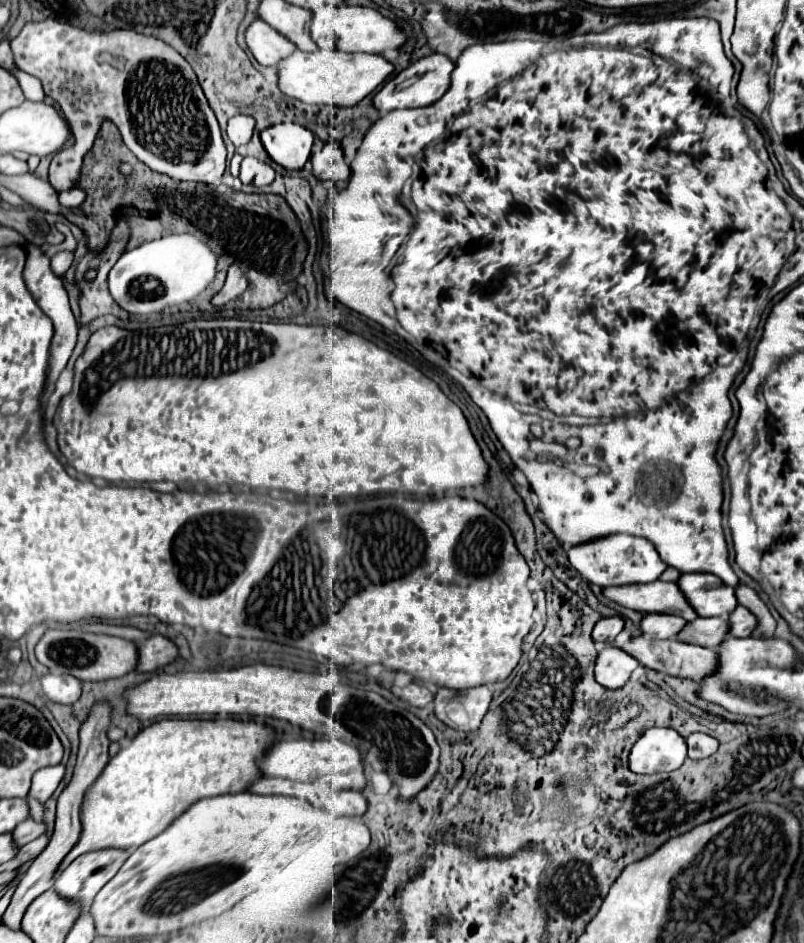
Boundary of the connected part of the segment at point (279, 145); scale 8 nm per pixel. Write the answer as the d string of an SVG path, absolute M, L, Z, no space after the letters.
M280 123L264 129L260 133L262 143L278 165L284 169L296 171L302 169L304 163L310 159L310 147L314 141L312 131L296 123Z

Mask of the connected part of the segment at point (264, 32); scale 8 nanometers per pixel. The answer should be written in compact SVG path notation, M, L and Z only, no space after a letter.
M256 19L248 27L246 43L248 43L252 55L256 57L256 61L266 67L278 65L284 57L292 55L292 51L296 49L296 45L288 37L280 35L274 27L264 23L262 19Z

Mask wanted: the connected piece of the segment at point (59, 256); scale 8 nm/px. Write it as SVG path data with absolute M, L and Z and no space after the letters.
M62 251L62 253L56 253L50 261L52 261L52 271L56 271L60 277L64 277L66 271L70 269L72 261L74 261L74 253L70 253L70 251Z

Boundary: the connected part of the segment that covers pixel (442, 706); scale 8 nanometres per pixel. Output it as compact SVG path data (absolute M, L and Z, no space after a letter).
M486 685L454 691L440 687L434 695L436 717L452 729L474 731L482 723L492 701L492 691Z

